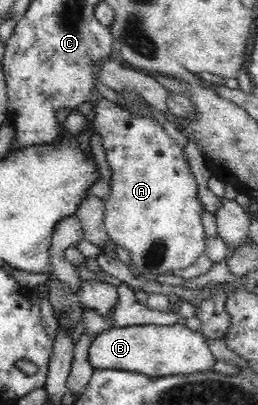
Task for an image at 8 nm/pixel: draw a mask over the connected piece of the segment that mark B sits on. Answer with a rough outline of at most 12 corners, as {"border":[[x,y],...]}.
{"border":[[179,323],[112,326],[89,350],[94,370],[197,374],[216,362]]}

